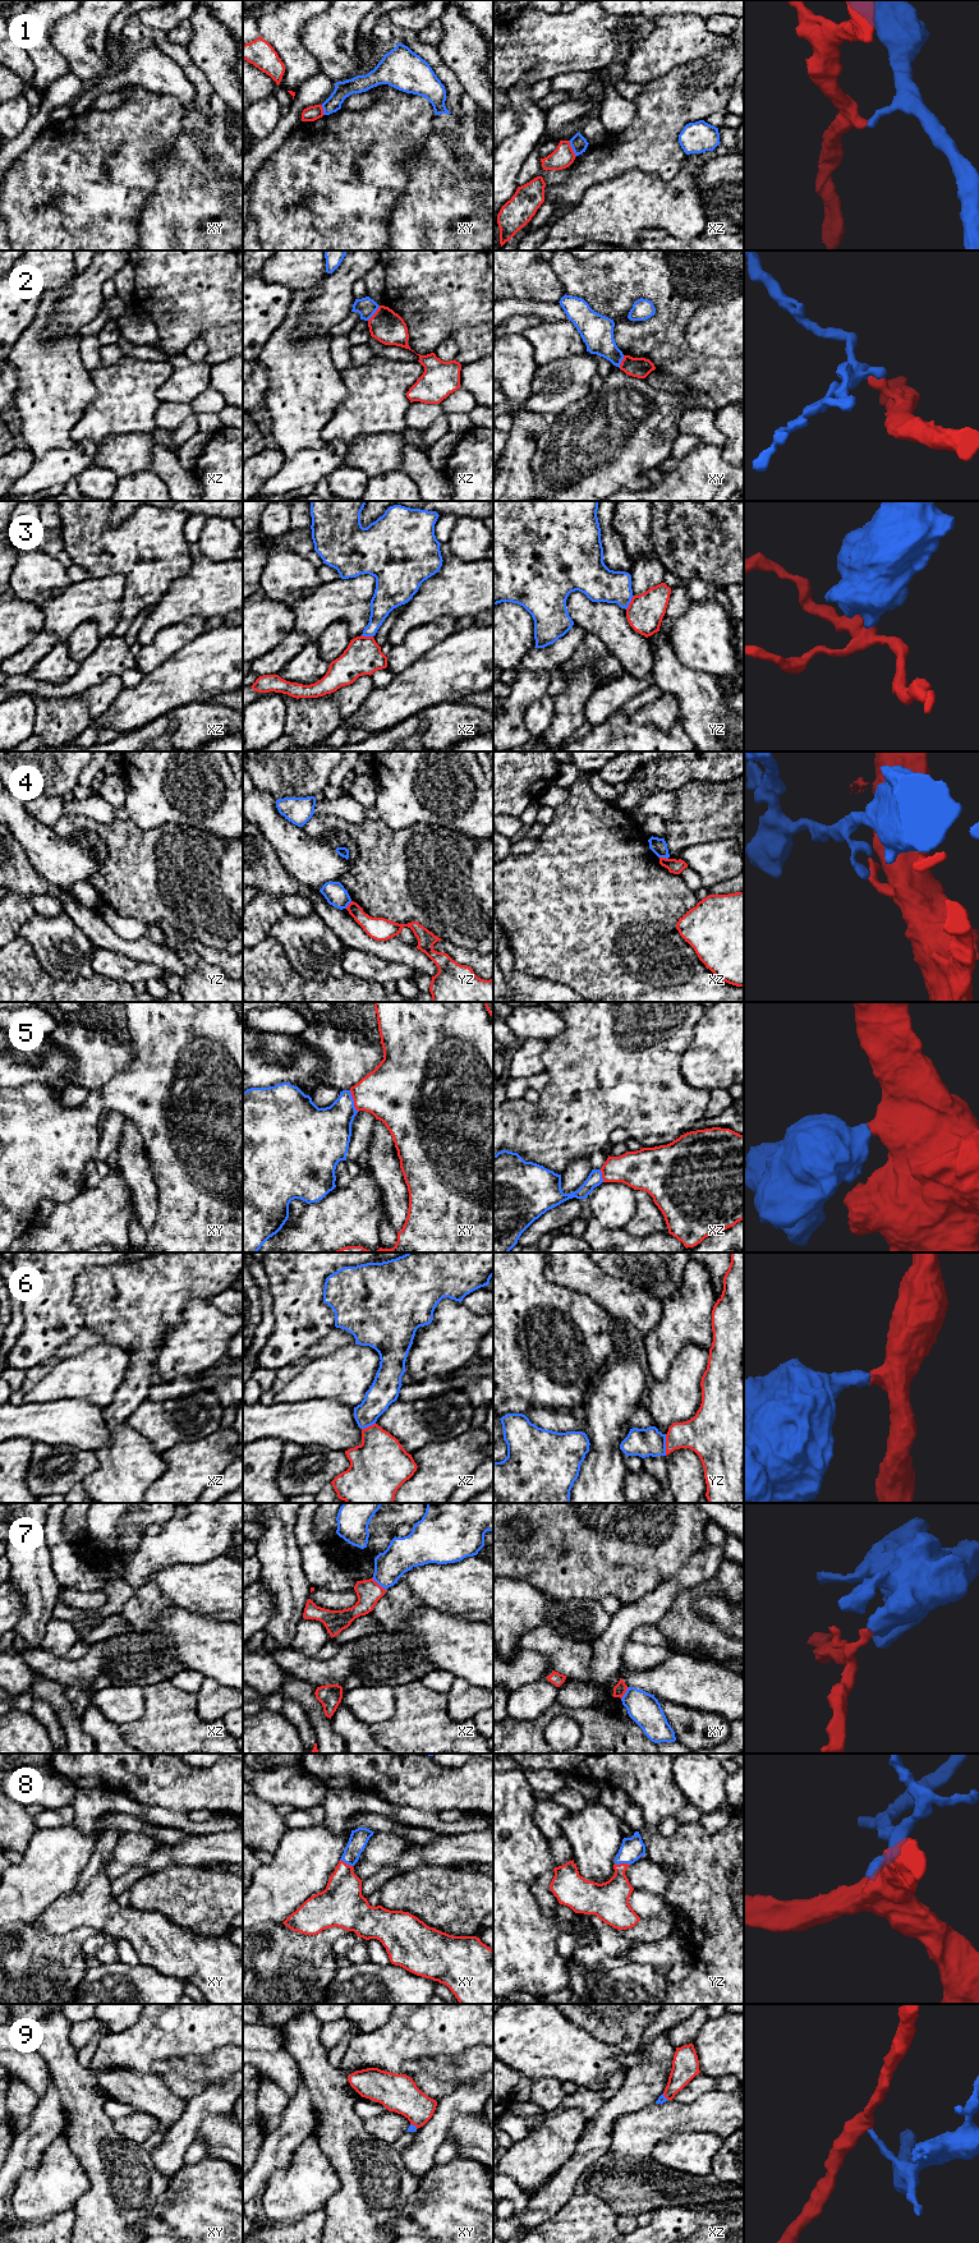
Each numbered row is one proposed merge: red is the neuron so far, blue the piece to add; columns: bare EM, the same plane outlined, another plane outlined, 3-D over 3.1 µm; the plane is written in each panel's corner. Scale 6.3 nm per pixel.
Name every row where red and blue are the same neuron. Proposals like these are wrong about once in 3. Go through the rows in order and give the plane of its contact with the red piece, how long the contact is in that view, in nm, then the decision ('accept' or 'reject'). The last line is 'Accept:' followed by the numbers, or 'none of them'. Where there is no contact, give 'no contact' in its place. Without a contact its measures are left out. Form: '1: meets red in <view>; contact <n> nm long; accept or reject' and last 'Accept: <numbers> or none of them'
1: meets red in xz; contact 120 nm long; reject
2: meets red in xz; contact 130 nm long; reject
3: meets red in yz; contact 110 nm long; reject
4: meets red in xz; contact 60 nm long; reject
5: meets red in xy; contact 150 nm long; accept
6: meets red in yz; contact 140 nm long; accept
7: meets red in xz; contact 120 nm long; reject
8: meets red in yz; contact 100 nm long; accept
9: meets red in xy; contact 60 nm long; reject
Accept: 5, 6, 8

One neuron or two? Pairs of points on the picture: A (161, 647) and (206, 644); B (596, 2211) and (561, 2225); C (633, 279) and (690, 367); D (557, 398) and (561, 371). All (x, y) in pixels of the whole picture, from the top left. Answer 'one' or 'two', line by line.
A: two
B: one
C: one
D: one

